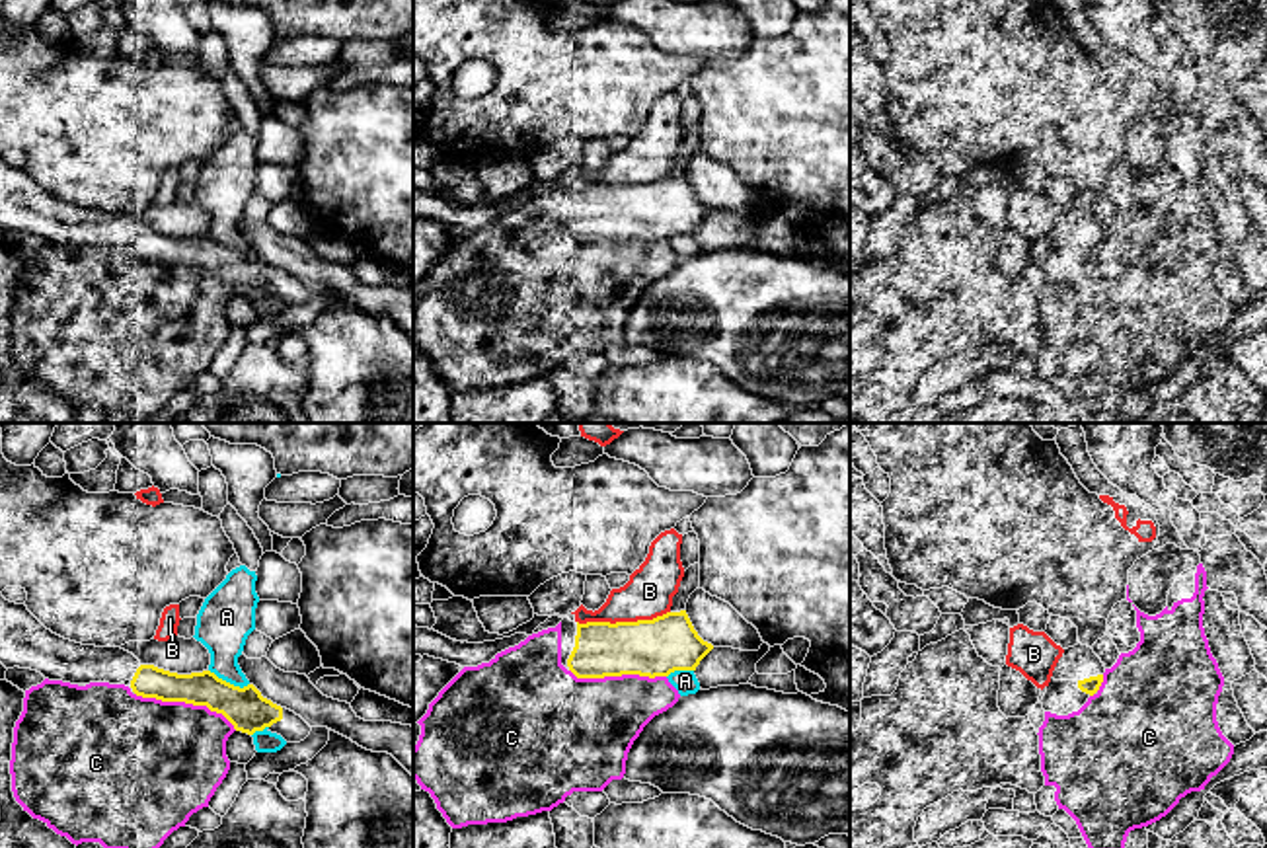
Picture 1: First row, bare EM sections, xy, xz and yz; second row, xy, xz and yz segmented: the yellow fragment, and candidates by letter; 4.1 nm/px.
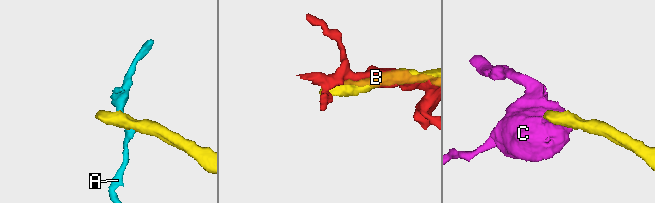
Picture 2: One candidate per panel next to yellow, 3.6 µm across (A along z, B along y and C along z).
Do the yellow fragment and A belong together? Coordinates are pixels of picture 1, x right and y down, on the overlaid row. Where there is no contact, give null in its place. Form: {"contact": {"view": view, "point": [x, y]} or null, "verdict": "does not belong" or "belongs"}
{"contact": {"view": "xy", "point": [229, 683]}, "verdict": "does not belong"}

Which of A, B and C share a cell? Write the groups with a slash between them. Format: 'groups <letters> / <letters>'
groups A / B / C

